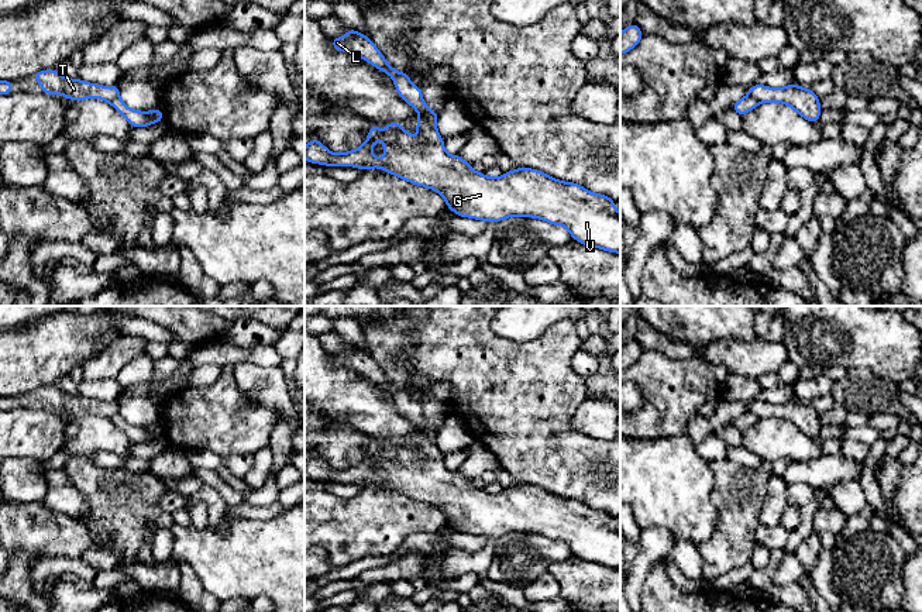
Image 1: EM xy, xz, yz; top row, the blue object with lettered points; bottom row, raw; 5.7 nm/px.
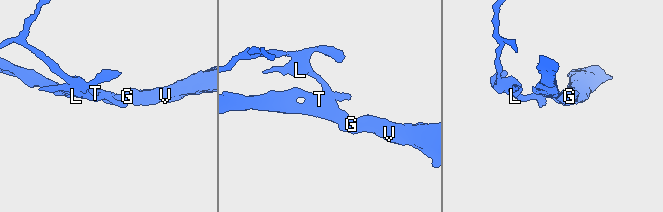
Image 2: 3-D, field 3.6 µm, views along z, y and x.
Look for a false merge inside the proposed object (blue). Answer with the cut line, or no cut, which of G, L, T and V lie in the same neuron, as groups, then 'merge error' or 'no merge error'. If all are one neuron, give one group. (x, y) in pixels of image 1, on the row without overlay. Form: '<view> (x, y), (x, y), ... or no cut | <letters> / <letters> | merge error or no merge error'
xz (419, 430), (434, 443) | G T V / L | merge error

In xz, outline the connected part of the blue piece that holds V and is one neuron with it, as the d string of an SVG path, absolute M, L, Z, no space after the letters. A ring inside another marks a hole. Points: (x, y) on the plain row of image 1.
M419 432L416 440L416 446L420 450L419 454L406 448L400 439L385 440L385 447L381 447L378 441L371 443L367 457L359 464L344 470L334 470L317 454L313 454L305 463L305 475L310 479L355 482L362 486L376 482L413 501L438 508L445 515L447 523L461 533L485 536L486 539L500 537L513 532L534 533L546 536L550 540L567 543L572 556L584 561L620 570L620 529L615 525L616 518L610 513L589 508L578 499L557 496L539 485L530 484L517 484L505 488L499 494L488 494L484 489L475 488L471 479L460 471L447 470L444 455L437 444L423 432ZM379 454L385 463L383 475L376 475L372 470L372 463Z

